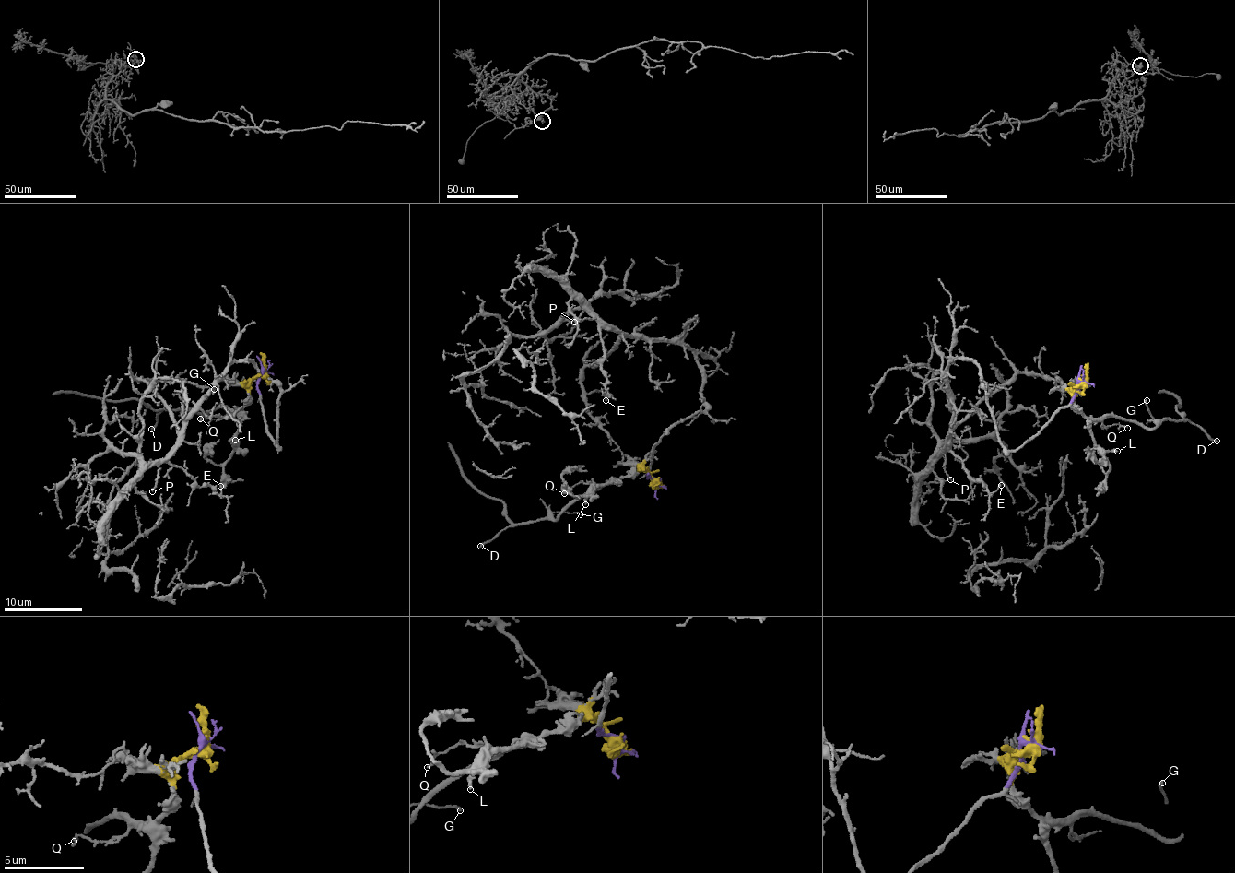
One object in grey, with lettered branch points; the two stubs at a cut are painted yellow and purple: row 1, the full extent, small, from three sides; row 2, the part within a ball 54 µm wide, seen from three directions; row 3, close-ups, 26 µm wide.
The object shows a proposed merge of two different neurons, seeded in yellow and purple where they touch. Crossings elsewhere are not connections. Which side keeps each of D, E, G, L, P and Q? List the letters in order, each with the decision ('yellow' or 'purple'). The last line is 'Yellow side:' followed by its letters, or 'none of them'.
D: yellow
E: purple
G: yellow
L: yellow
P: purple
Q: yellow
Yellow side: D, G, L, Q

